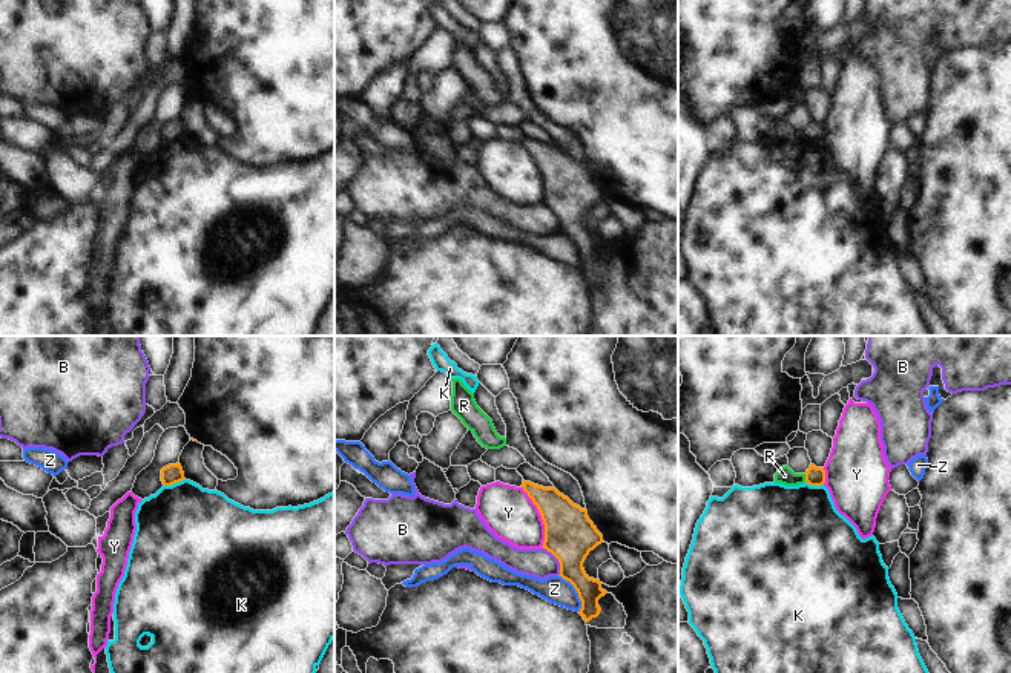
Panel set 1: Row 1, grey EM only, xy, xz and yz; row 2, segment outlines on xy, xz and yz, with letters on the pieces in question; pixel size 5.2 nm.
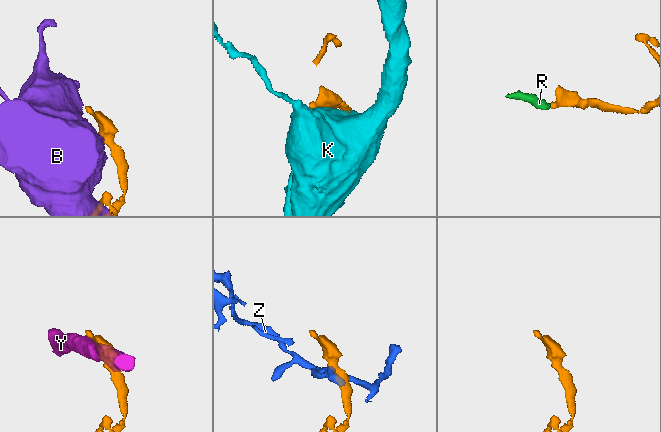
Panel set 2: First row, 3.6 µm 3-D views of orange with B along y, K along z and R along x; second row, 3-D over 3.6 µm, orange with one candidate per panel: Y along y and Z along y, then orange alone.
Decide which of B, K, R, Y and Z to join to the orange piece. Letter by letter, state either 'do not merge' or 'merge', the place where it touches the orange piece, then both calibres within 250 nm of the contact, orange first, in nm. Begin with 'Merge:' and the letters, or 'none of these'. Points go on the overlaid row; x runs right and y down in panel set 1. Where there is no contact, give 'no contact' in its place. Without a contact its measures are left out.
Merge: R
B: do not merge; contact xz (557, 558); calibres 280 and 160 nm
K: do not merge; contact xy (174, 483); calibres 100 and 480 nm
R: merge; contact yz (806, 479); calibres 100 and 90 nm
Y: do not merge; contact xz (542, 517); calibres 280 and 280 nm
Z: do not merge; contact xz (577, 592); calibres 200 and 140 nm

